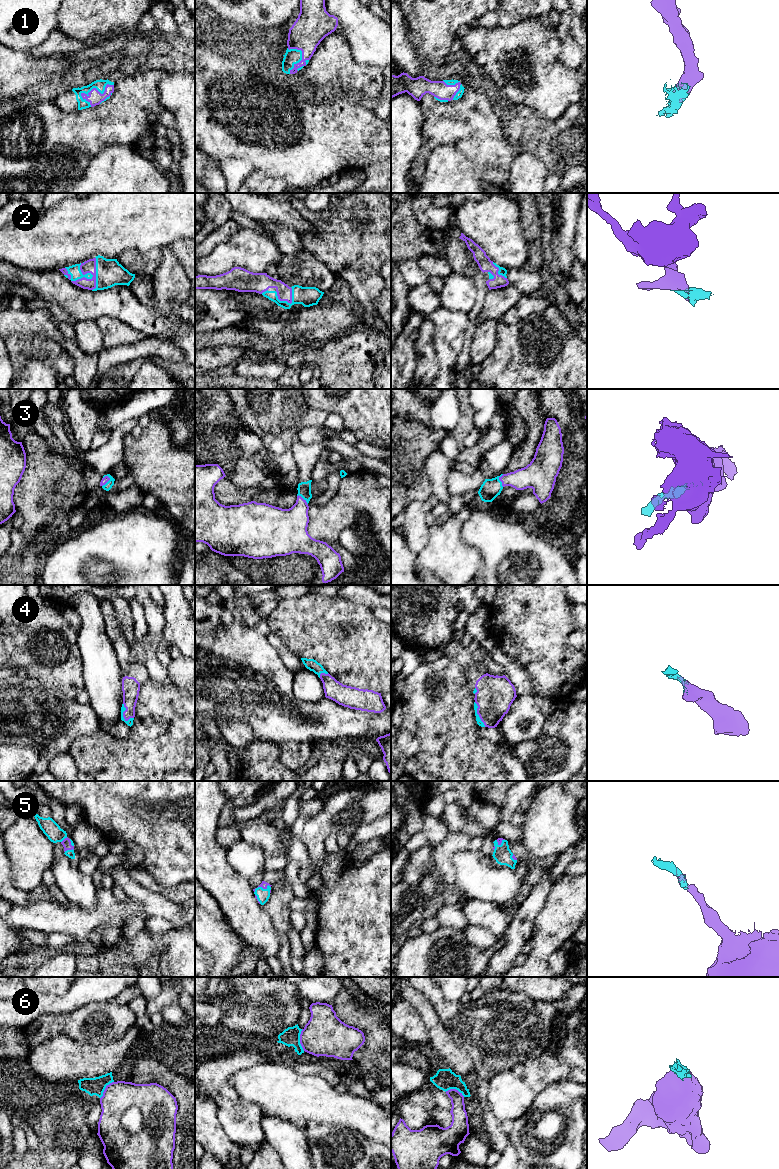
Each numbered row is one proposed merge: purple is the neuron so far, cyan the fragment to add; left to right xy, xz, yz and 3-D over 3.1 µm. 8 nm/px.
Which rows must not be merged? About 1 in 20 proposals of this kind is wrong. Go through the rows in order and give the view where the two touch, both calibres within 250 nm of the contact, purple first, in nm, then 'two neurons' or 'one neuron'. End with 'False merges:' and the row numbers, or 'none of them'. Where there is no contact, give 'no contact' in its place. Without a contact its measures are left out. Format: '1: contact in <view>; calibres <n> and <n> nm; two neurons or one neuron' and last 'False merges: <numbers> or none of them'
1: contact in xy; calibres 110 and 90 nm; one neuron
2: contact in xy; calibres 110 and 90 nm; one neuron
3: contact in xy; calibres 50 and 60 nm; one neuron
4: contact in xy; calibres 140 and 50 nm; one neuron
5: contact in xy; calibres 70 and 60 nm; one neuron
6: contact in xz; calibres 340 and 140 nm; two neurons
False merges: 6

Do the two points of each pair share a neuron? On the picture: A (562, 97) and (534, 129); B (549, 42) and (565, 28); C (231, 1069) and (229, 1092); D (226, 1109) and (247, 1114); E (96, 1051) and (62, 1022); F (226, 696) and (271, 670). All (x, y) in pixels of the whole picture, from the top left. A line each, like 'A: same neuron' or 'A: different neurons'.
A: different neurons
B: different neurons
C: same neuron
D: same neuron
E: different neurons
F: same neuron

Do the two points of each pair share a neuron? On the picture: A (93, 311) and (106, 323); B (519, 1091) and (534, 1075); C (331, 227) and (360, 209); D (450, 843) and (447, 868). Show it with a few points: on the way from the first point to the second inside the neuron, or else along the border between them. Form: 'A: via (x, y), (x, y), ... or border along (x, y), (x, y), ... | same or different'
A: border along (94, 319), (100, 316), (111, 316), (122, 322) | different
B: border along (522, 1078), (536, 1092) | different
C: border along (364, 203), (367, 209), (367, 221), (357, 223) | different
D: via (447, 849), (447, 862) | same

